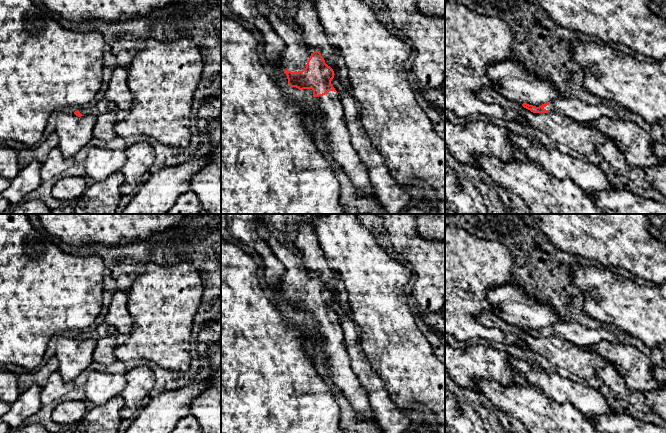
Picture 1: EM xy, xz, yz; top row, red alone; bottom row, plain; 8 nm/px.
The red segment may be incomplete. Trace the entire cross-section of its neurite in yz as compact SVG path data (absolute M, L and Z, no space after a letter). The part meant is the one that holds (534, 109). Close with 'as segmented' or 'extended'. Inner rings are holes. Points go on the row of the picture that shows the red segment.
M559 97L554 101L544 103L539 107L527 103L523 103L522 106L533 113L554 112L584 124L596 121L604 116L617 118L616 111L610 105L590 105L577 98L566 99Z | extended

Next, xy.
M103 98L102 100L95 101L90 105L82 106L79 110L75 111L74 114L78 117L88 115L98 116L100 114L113 112L114 110L116 110L116 105Z | extended

